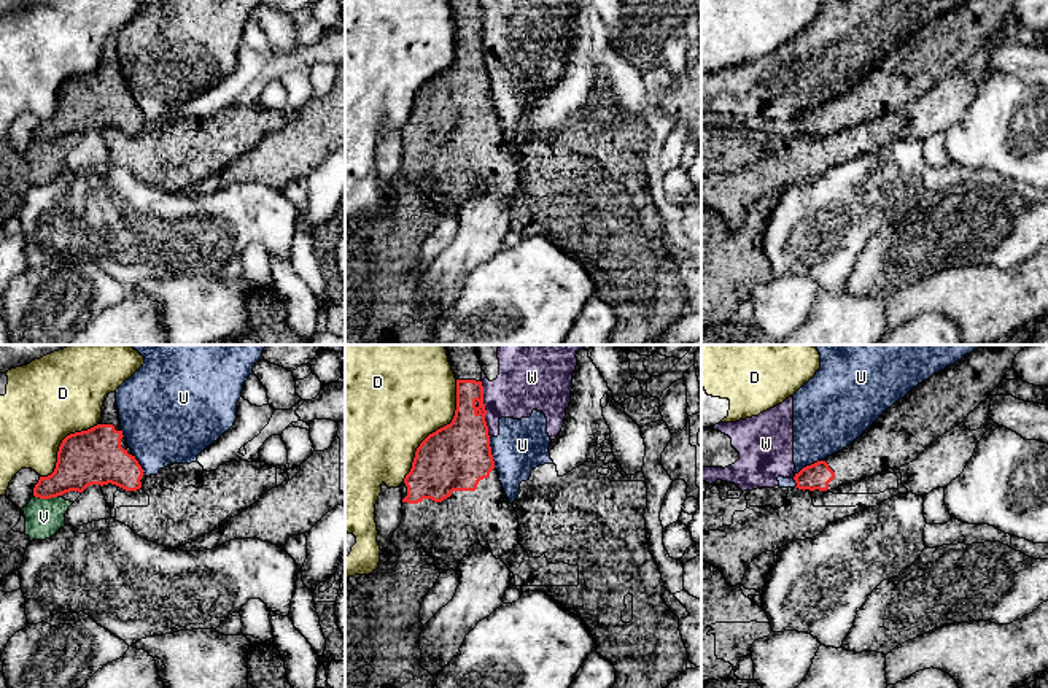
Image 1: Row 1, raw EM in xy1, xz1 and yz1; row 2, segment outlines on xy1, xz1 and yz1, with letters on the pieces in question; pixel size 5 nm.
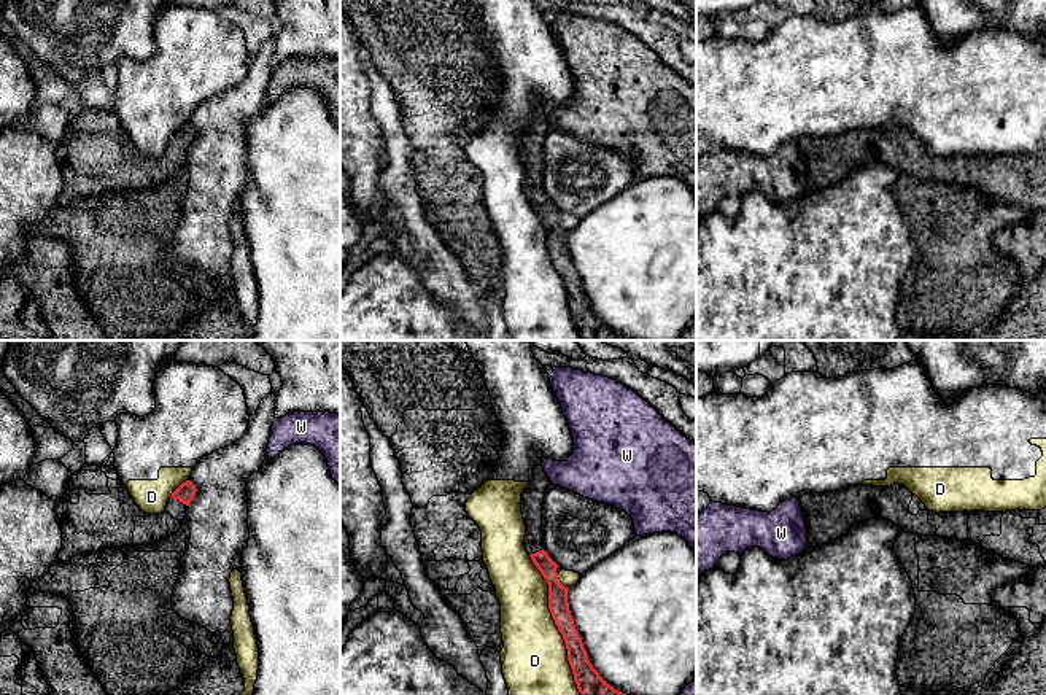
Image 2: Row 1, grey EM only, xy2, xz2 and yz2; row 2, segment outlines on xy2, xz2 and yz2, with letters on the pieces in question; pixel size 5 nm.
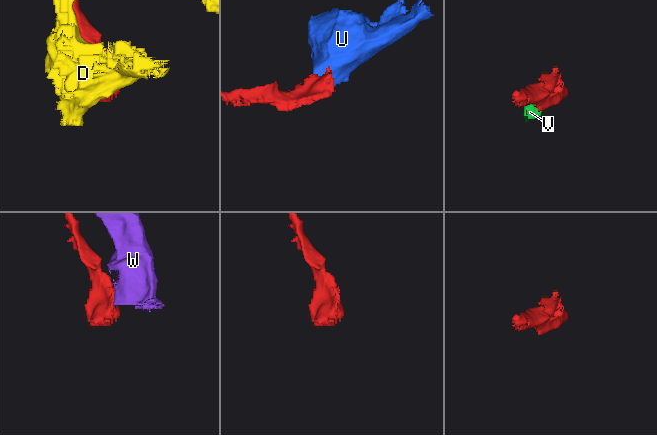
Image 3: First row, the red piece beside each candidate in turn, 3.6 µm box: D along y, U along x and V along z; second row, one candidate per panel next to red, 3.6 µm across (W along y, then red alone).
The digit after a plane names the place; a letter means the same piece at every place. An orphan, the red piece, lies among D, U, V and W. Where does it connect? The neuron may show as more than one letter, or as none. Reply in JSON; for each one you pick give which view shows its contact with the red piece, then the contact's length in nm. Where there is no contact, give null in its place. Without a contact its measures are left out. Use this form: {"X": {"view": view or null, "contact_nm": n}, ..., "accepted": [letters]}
{"accepted": []}

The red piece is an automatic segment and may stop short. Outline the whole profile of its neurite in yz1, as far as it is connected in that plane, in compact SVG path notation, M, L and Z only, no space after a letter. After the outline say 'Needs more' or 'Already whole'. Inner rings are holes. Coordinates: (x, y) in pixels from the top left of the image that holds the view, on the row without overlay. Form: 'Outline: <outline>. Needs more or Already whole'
Outline: M817 105L811 110L803 111L795 118L794 124L798 133L819 133L827 135L829 127L835 122L835 116L829 111L825 105Z. Already whole

